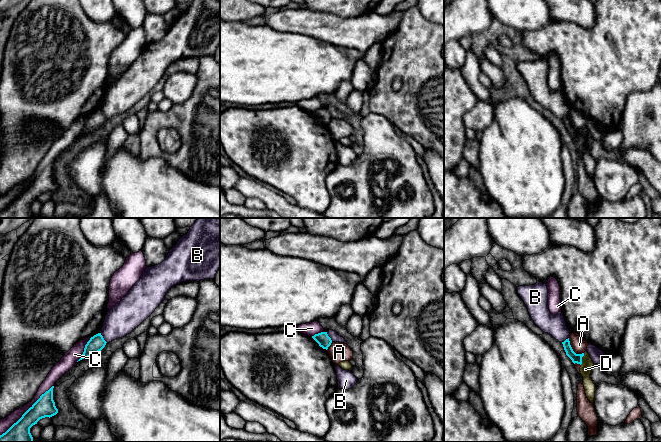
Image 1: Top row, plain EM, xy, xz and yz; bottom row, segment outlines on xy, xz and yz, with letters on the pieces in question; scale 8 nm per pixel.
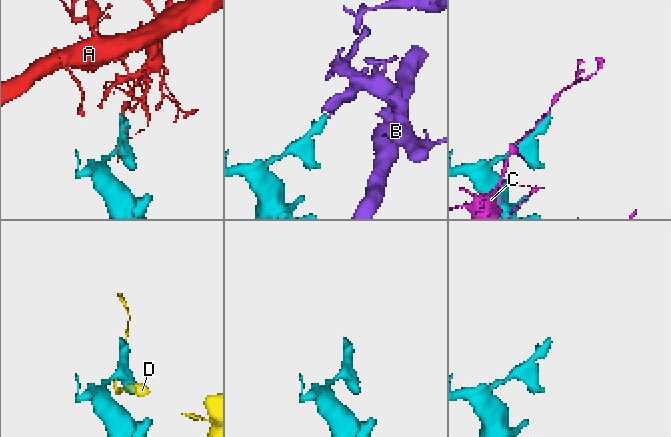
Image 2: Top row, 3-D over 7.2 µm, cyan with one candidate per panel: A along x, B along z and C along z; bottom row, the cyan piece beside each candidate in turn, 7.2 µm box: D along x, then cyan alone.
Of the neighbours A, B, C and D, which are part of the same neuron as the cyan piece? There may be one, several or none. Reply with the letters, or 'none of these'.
none of these

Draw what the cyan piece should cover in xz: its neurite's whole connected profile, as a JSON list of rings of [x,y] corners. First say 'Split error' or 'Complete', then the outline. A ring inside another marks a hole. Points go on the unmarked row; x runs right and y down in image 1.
Complete. [[[327,108],[315,110],[314,112],[312,112],[312,114],[319,120],[320,123],[326,126],[332,119],[332,116],[328,112]]]

